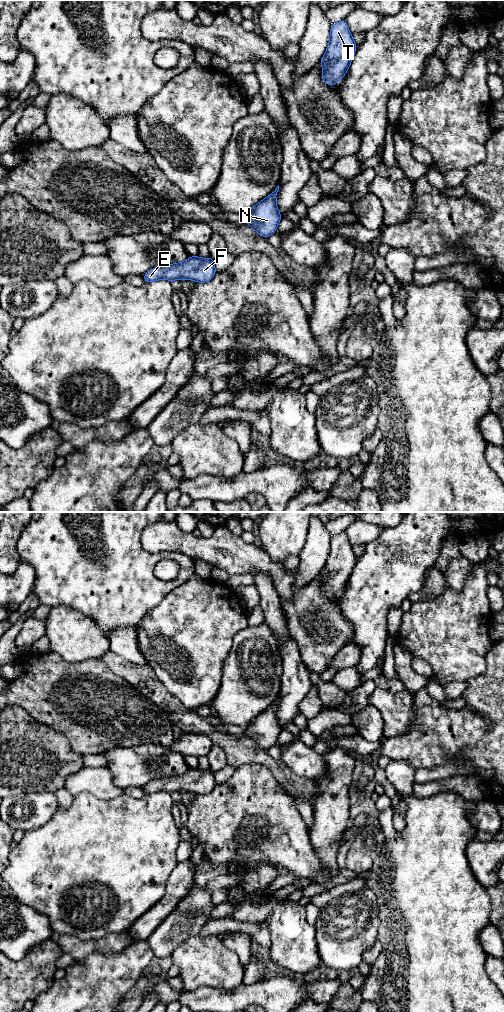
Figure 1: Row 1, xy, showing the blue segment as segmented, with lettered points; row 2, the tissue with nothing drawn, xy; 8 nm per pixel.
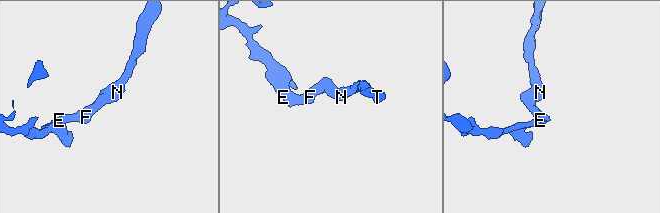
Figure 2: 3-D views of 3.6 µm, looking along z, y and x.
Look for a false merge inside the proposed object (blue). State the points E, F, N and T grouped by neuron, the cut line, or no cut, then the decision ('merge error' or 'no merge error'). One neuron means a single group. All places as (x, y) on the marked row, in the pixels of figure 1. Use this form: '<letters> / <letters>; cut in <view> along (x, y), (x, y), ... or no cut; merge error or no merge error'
E F N T; no cut; no merge error

